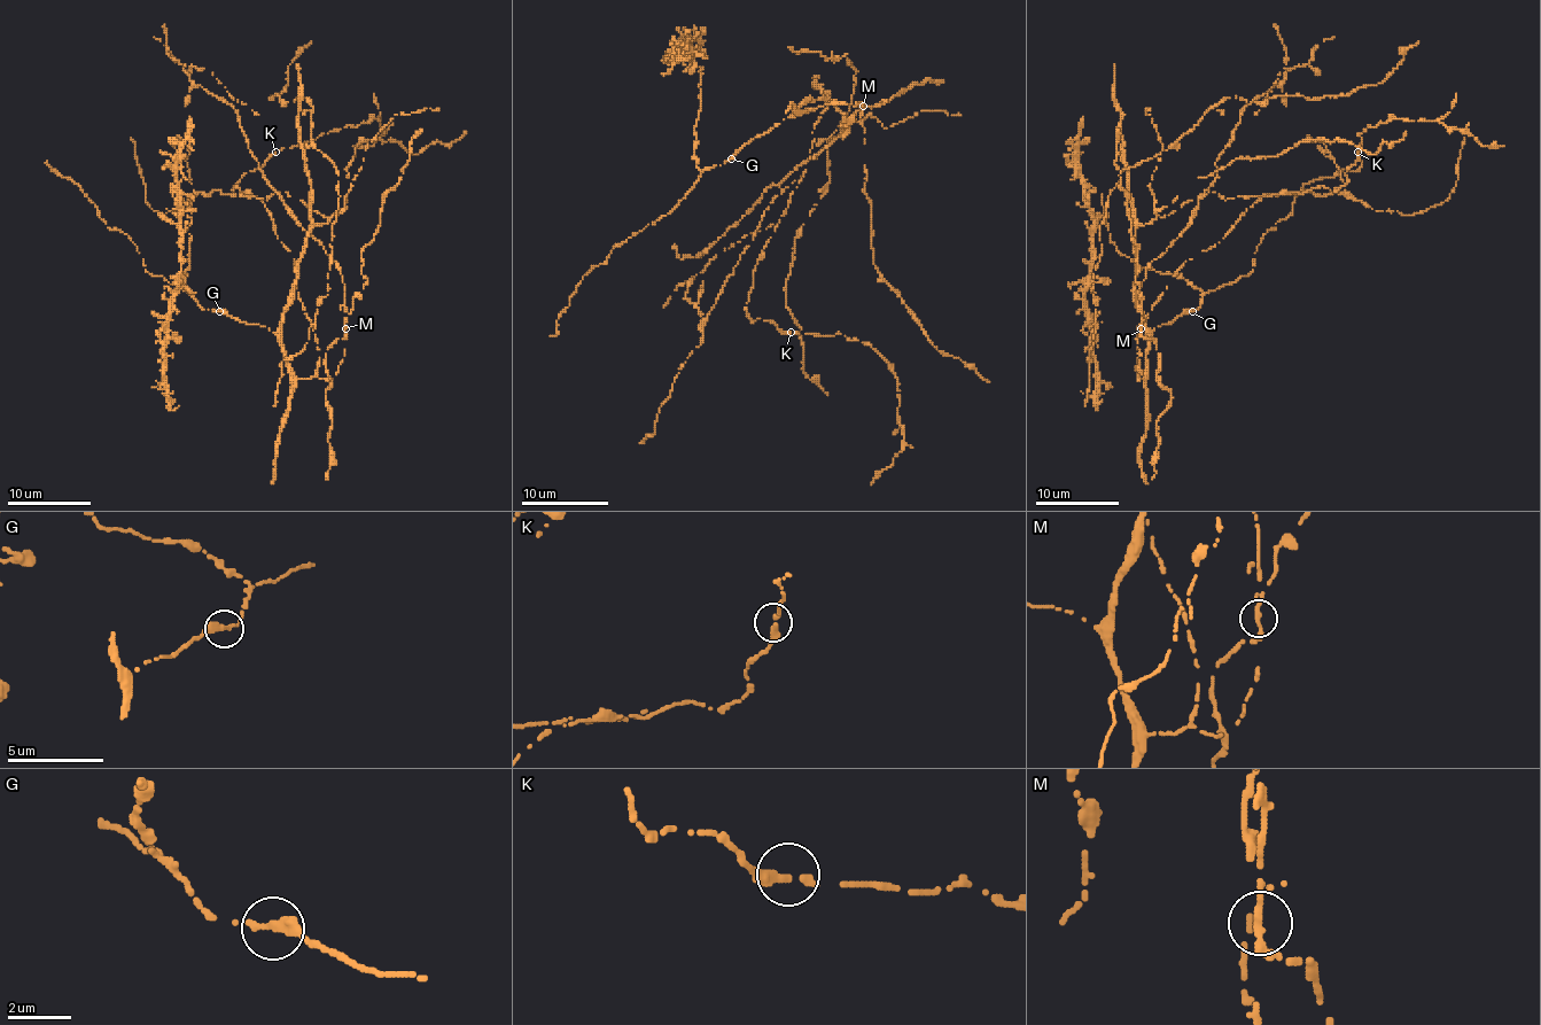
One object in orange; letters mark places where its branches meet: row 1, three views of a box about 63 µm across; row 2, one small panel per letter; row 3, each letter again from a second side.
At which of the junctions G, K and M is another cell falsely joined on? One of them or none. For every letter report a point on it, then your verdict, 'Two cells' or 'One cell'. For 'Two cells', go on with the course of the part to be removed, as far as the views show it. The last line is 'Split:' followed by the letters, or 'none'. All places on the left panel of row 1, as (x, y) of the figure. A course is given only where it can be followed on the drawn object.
G: Place: (219, 311). One cell
K: Place: (275, 152). One cell
M: Place: (345, 328). Two cells. Course of the part to remove: (344, 328), (352, 299), (367, 280), (362, 250), (374, 238), (382, 199), (399, 181), (410, 141), (422, 129)
Split: M

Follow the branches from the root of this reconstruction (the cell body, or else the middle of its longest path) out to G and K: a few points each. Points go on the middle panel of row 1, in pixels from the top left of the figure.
G: (864, 106), (825, 105), (812, 110), (793, 113), (750, 139), (731, 158)
K: (864, 106), (796, 168), (803, 175), (770, 202), (755, 231), (767, 246), (747, 313), (791, 332)

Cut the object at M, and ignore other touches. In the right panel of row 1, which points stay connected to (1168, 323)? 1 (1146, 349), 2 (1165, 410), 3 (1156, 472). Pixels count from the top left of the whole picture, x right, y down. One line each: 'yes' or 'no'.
1: yes
2: no
3: no

